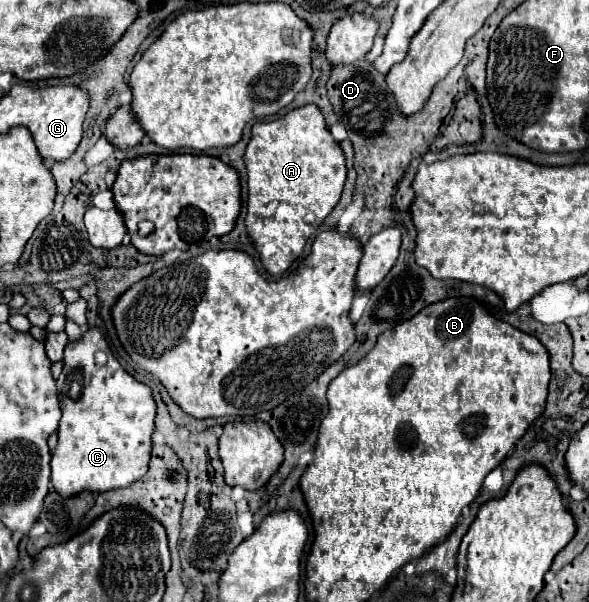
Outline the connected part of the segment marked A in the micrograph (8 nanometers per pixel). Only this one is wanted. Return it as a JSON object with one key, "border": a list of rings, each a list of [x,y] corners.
{"border":[[[306,104],[286,112],[272,122],[252,126],[252,138],[244,154],[248,168],[248,214],[246,228],[260,252],[266,270],[272,276],[284,274],[296,262],[306,246],[306,240],[318,230],[324,218],[338,204],[346,182],[346,156],[340,144],[332,138],[326,120],[316,104]]]}

